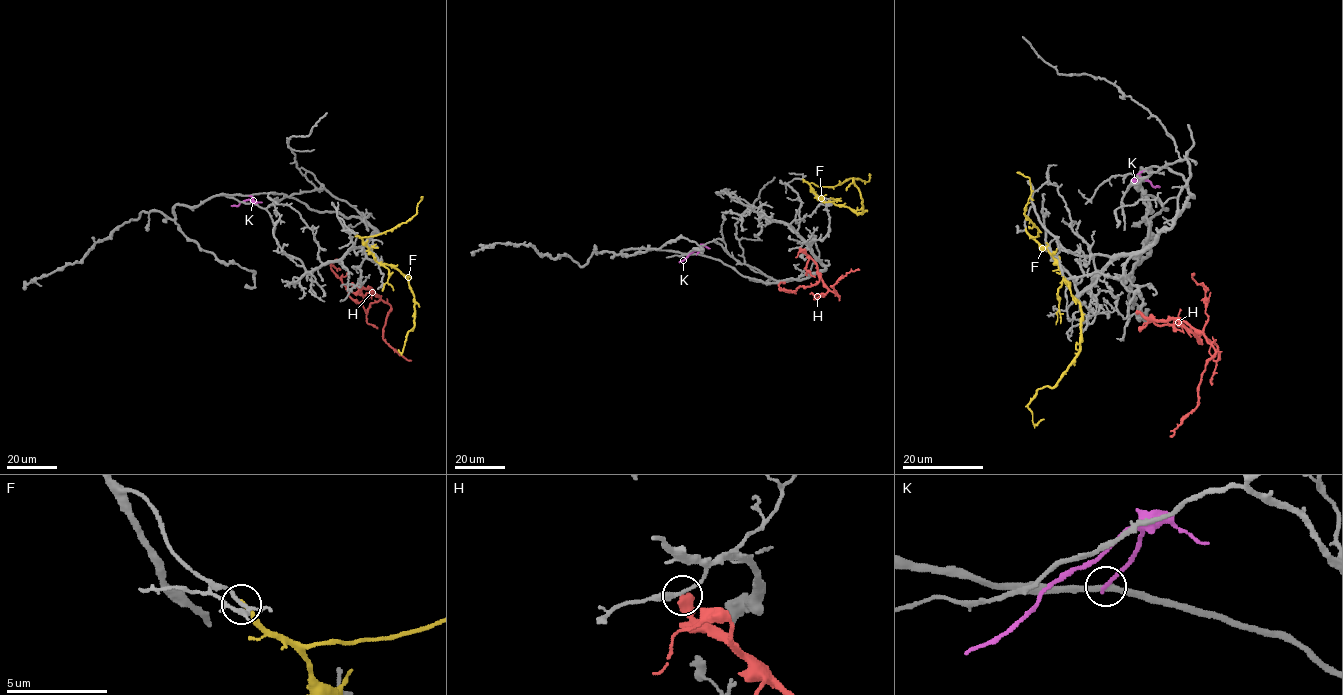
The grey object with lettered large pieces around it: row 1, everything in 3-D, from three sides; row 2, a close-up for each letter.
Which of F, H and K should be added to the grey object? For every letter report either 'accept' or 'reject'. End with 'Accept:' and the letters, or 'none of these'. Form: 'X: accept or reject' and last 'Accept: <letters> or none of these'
F: reject
H: reject
K: reject
Accept: none of these

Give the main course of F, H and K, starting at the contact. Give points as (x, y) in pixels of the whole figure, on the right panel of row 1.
F: (1025, 229), (1048, 249), (1081, 310), (1078, 355), (1059, 381), (1040, 388), (1027, 405), (1034, 424), (1044, 419)
H: (1136, 313), (1159, 320), (1181, 319), (1198, 329), (1215, 350), (1199, 384), (1197, 406), (1177, 428), (1172, 437)
K: (1146, 170), (1135, 178), (1141, 177), (1153, 186), (1159, 186)

